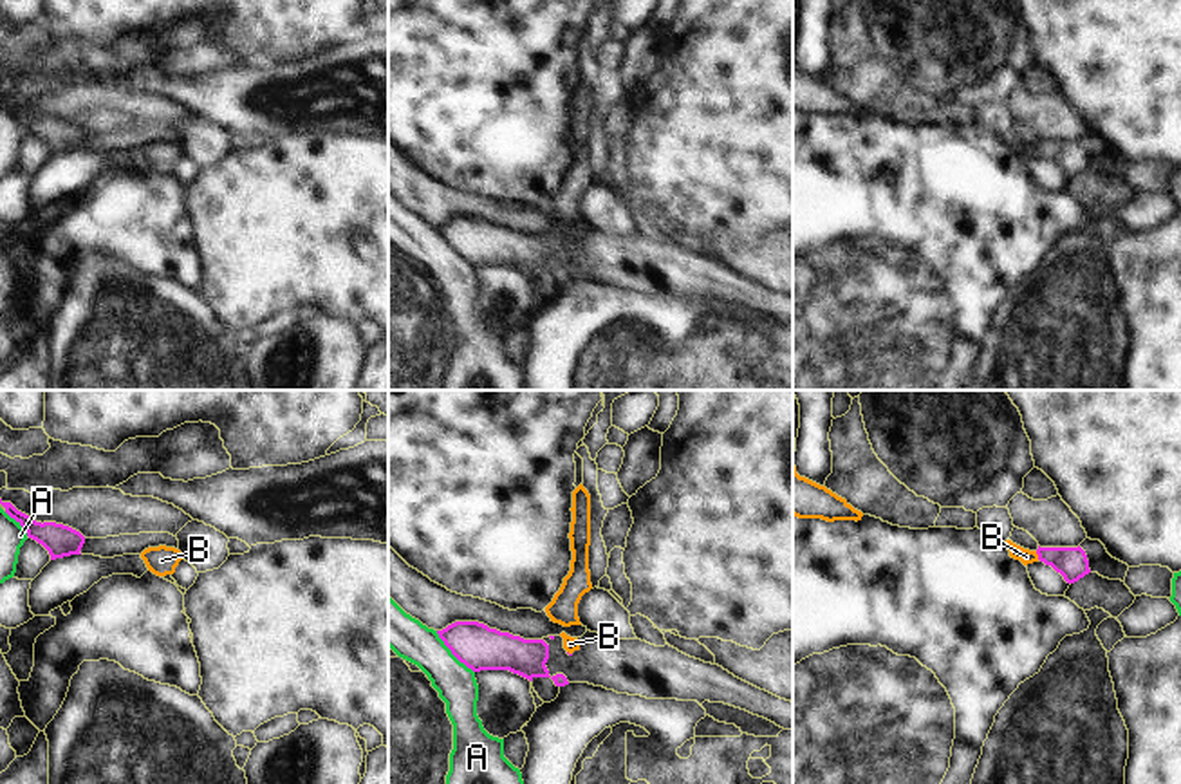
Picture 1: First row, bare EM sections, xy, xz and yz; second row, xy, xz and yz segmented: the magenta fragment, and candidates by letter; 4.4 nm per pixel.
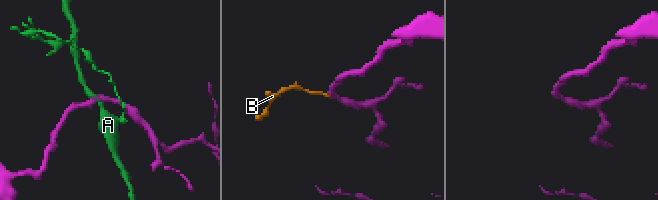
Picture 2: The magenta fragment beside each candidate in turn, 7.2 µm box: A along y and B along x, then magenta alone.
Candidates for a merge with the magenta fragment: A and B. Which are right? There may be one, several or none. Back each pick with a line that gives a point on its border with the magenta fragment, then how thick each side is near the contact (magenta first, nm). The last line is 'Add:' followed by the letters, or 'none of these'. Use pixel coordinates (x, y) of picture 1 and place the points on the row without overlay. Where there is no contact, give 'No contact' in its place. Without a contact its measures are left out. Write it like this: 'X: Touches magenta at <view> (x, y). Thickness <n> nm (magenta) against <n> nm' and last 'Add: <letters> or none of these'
B: Touches magenta at yz (1037, 149). Thickness 140 nm (magenta) against 70 nm
Add: B.

